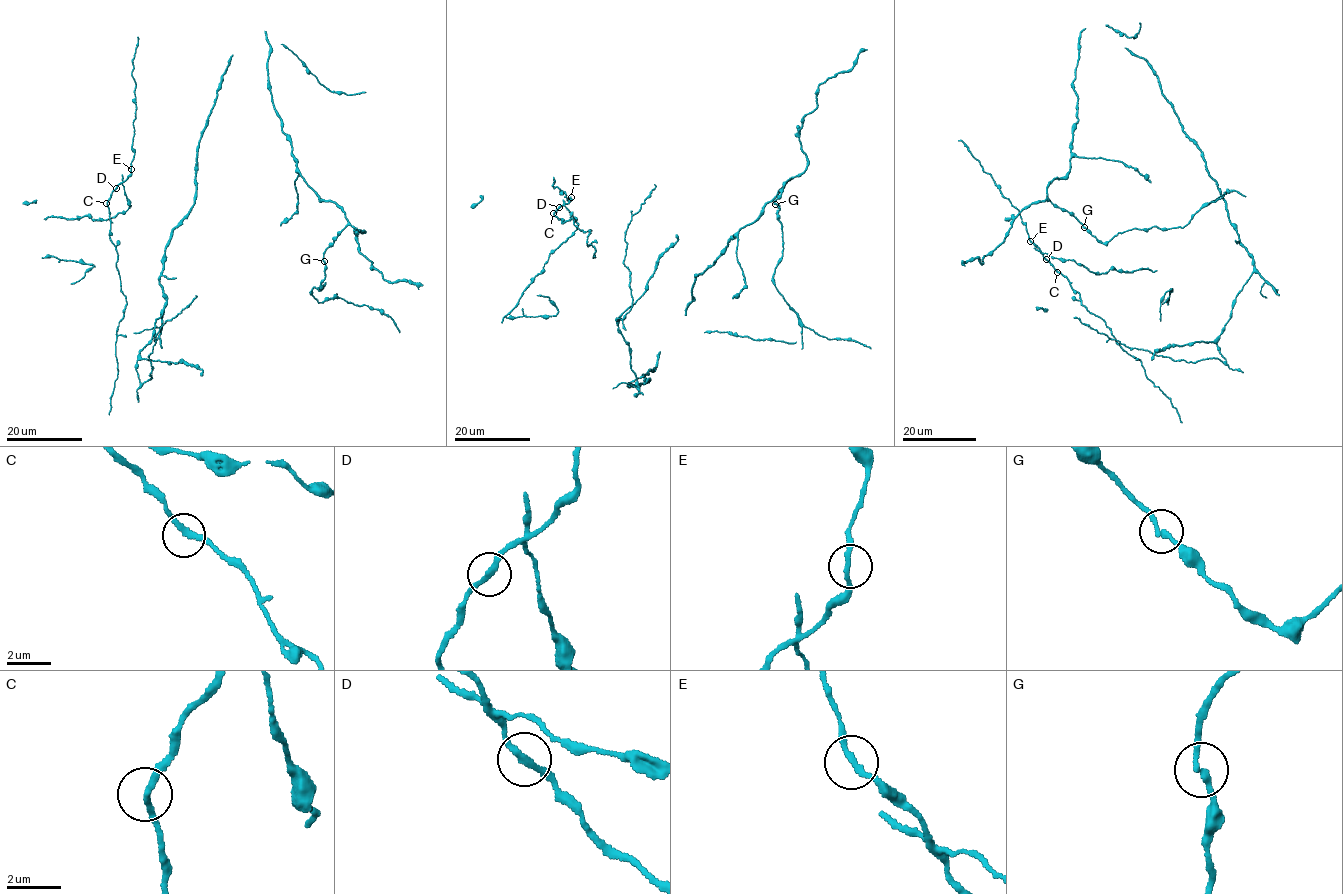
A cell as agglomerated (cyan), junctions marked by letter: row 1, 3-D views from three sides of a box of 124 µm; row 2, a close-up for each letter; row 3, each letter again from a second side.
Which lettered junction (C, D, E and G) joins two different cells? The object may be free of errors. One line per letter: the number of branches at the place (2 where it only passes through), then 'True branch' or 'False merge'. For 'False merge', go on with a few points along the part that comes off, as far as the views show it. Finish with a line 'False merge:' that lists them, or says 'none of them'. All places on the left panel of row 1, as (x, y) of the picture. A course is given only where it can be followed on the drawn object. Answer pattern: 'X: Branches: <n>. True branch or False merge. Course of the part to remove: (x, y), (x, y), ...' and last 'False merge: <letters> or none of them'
C: Branches: 2. True branch
D: Branches: 2. True branch
E: Branches: 2. True branch
G: Branches: 2. True branch
False merge: none of them

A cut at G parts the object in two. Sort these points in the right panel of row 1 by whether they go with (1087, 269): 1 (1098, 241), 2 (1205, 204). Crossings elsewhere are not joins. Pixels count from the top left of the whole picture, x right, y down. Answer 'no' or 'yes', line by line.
1: no
2: no

